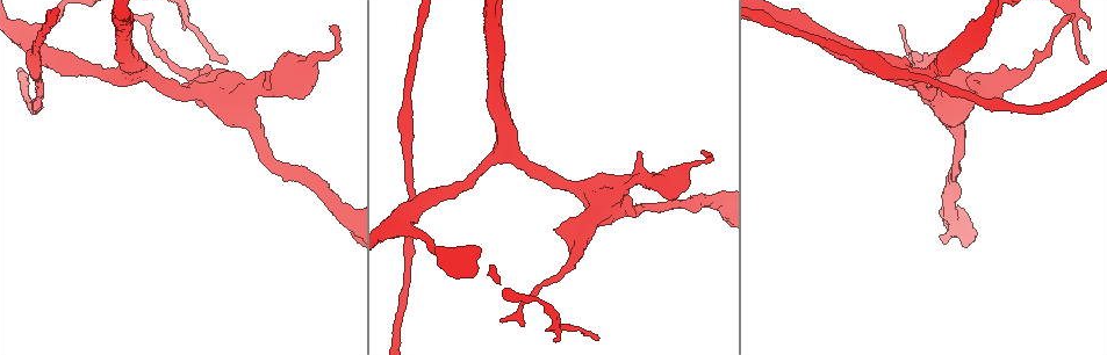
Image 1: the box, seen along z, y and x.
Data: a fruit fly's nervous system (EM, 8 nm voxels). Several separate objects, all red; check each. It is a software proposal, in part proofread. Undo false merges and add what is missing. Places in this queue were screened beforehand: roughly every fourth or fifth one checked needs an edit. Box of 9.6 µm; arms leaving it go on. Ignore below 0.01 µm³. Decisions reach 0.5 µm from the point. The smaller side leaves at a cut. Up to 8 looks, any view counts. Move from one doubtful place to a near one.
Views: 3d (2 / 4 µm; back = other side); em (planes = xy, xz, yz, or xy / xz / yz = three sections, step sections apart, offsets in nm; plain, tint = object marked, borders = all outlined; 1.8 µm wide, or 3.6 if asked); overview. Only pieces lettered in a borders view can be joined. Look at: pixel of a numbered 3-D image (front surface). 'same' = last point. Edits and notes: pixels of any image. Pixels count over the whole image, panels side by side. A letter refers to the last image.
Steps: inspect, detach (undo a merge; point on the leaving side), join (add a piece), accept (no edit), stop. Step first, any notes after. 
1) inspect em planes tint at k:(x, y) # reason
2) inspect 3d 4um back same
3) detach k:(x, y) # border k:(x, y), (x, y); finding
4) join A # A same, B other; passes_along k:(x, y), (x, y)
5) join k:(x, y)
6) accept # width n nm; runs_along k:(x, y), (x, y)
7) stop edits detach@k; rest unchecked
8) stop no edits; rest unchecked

inspect em 3.6um xy step 8 borders at 1:(554, 340) # branch stops here

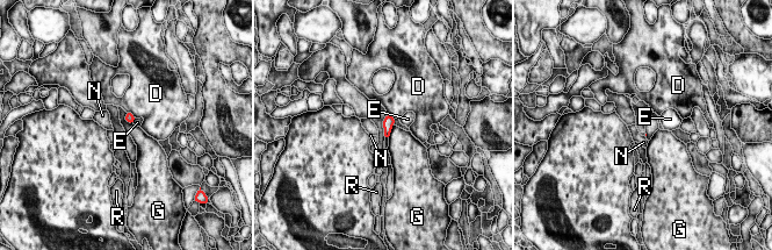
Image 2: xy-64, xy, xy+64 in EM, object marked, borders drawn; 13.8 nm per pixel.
accept # longest_contact G 190 nm; D other, E other, G other, N other, R other; none of them fits

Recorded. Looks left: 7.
inspect 3d 4um at 1:(397, 219) # branch point

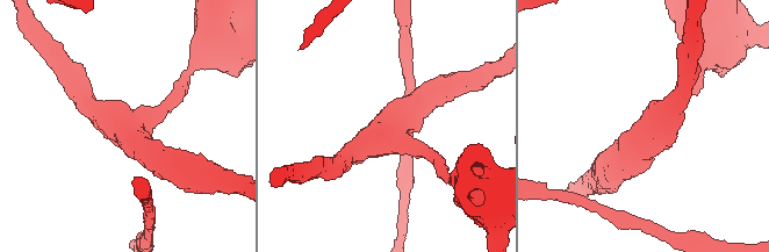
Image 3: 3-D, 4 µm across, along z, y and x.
inspect em xz step 16 tint at 3:(390, 123)

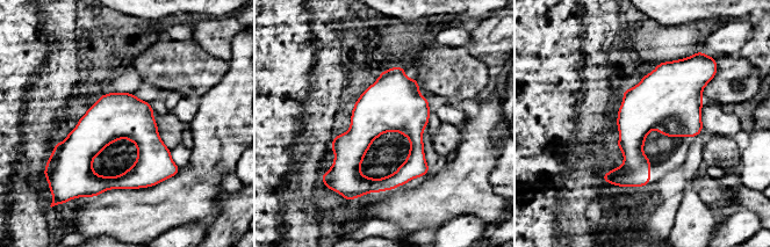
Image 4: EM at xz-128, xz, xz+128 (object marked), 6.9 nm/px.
inspect em xz step 16 borders same

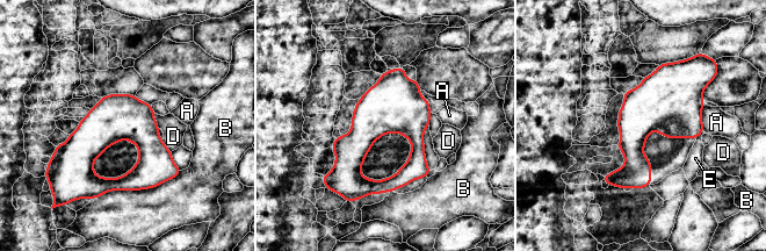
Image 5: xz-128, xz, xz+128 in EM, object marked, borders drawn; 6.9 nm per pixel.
accept # A other, B other, D other, E other; border 5:(153, 113), (154, 121), (160, 128); continuous, no second neuron

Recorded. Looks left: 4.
inspect 3d 4um at 1:(1010, 76) # calibre changes

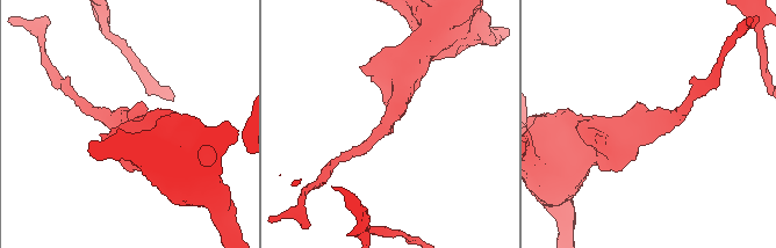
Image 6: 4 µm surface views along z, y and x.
inspect em xz step 4 tint at 6:(655, 116) # need the tissue

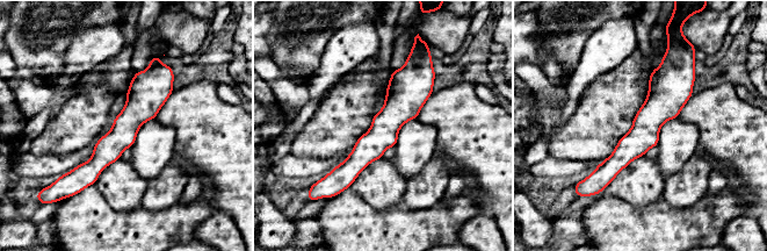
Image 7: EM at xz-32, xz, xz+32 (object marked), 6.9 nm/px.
inspect em planes borders same

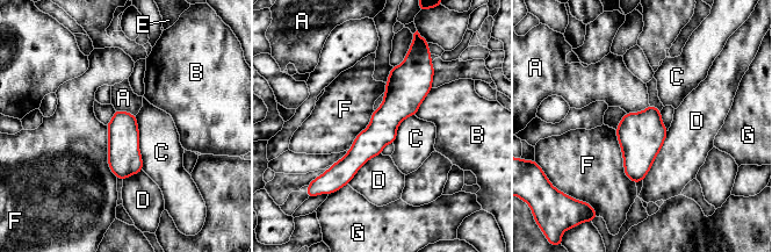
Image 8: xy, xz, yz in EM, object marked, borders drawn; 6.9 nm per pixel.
accept # longest_contact F 420 nm; A other, B other, C other, D other, E other, F other, G other; runs_along 8:(406, 62), (402, 100), (341, 182); one neuron here

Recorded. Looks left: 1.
stop no edits; rest unchecked

